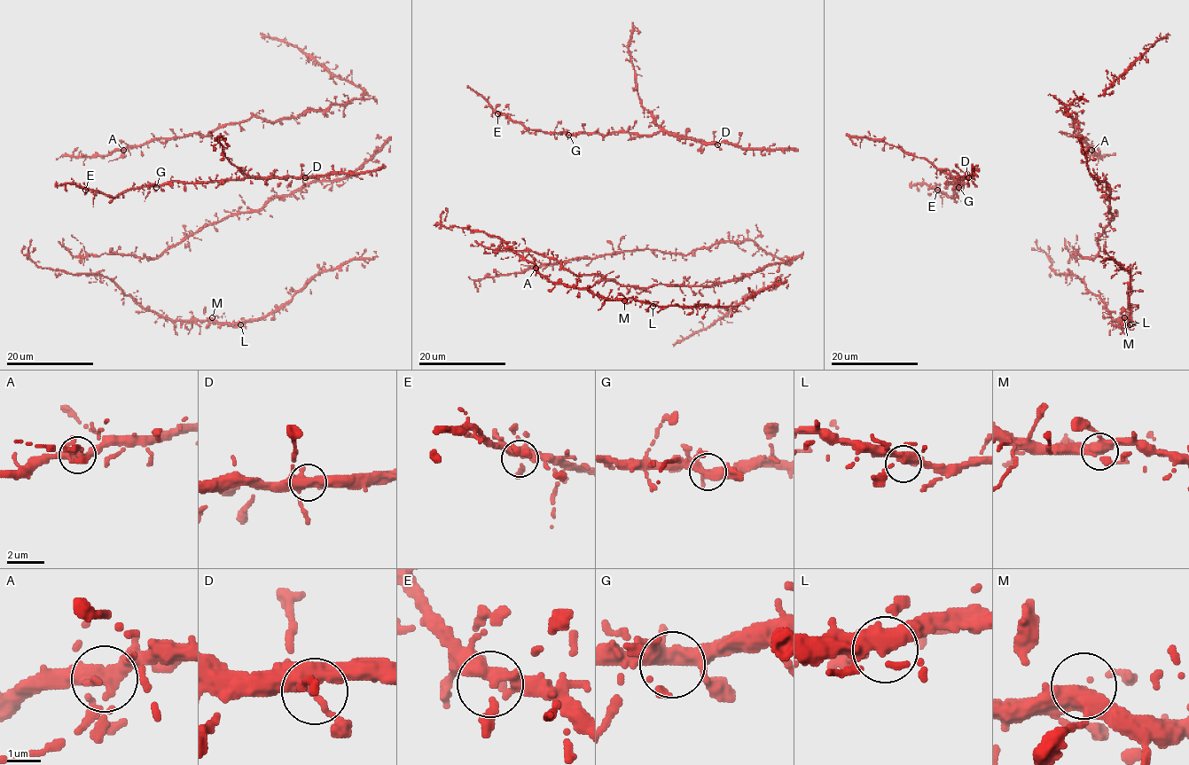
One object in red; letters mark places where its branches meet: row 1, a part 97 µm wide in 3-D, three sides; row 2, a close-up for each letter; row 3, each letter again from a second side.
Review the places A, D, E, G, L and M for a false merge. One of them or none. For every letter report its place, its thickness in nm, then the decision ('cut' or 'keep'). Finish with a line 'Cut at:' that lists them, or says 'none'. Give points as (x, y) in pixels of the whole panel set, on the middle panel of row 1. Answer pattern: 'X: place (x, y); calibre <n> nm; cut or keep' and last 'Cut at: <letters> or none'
A: place (535, 268); calibre 320 nm; keep
D: place (717, 144); calibre 340 nm; keep
E: place (497, 113); calibre 340 nm; keep
G: place (568, 135); calibre 360 nm; keep
L: place (653, 306); calibre 340 nm; keep
M: place (624, 300); calibre 360 nm; keep
Cut at: none

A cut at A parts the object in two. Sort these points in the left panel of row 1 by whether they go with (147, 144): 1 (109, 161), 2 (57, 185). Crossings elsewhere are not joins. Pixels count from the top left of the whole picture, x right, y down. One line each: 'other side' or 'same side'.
1: same side
2: same side

